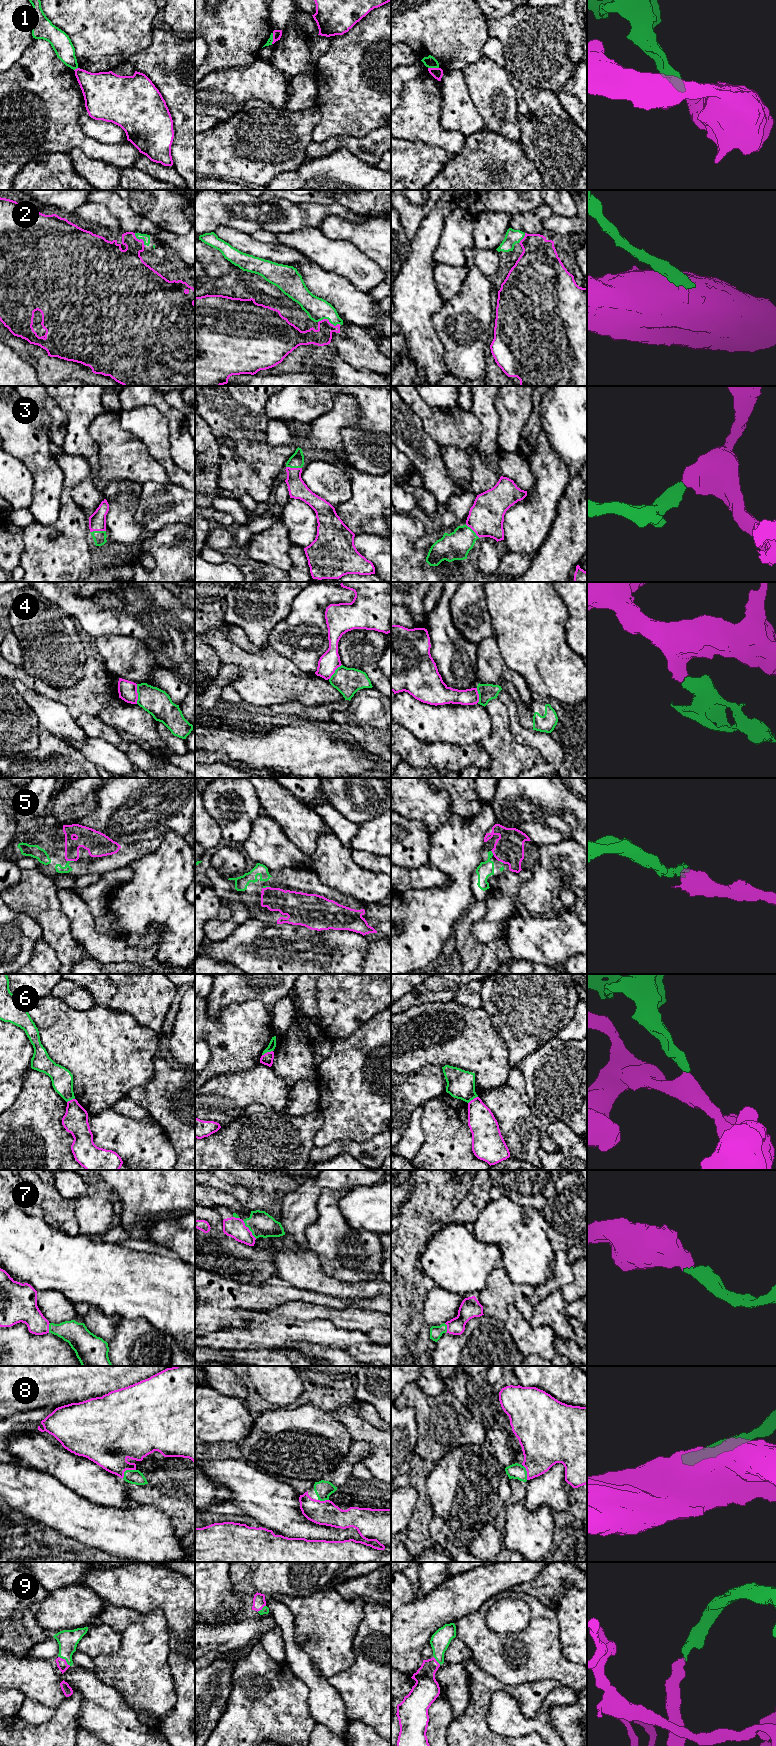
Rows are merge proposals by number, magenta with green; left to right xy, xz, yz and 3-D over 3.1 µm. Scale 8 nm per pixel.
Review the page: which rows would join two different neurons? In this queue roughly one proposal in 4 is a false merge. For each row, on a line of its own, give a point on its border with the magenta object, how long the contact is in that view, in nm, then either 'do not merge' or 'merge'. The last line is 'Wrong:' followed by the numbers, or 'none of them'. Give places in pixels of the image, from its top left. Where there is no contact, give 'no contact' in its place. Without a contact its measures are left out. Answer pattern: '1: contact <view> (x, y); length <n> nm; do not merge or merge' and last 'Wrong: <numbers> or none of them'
1: contact yz (433, 68); length 90 nm; do not merge
2: contact xz (328, 320); length 170 nm; merge
3: contact xy (97, 530); length 130 nm; merge
4: contact xy (137, 694); length 160 nm; do not merge
5: contact xy (70, 860); length 60 nm; merge
6: contact xz (267, 1052); length 100 nm; do not merge
7: contact xz (248, 1229); length 190 nm; merge
8: contact xy (126, 1469); length 130 nm; merge
9: contact xy (65, 1660); length 130 nm; merge
Wrong: 1, 4, 6

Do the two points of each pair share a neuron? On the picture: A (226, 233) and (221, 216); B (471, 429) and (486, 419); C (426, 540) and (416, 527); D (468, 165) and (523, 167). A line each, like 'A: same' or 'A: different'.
A: different
B: different
C: different
D: same

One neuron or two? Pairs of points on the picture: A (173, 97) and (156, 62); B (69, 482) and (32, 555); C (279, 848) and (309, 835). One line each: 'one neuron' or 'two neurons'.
A: one neuron
B: one neuron
C: two neurons

